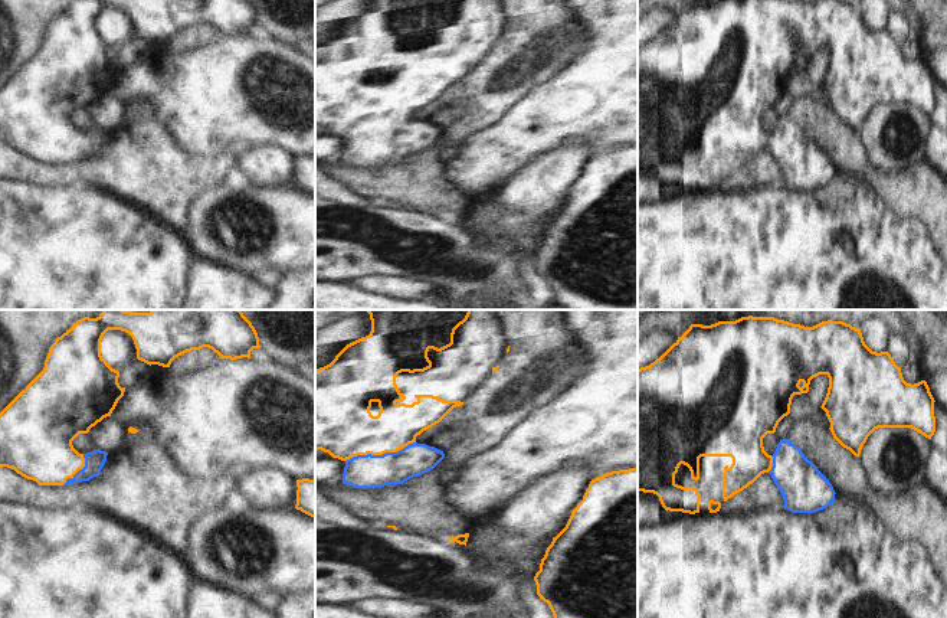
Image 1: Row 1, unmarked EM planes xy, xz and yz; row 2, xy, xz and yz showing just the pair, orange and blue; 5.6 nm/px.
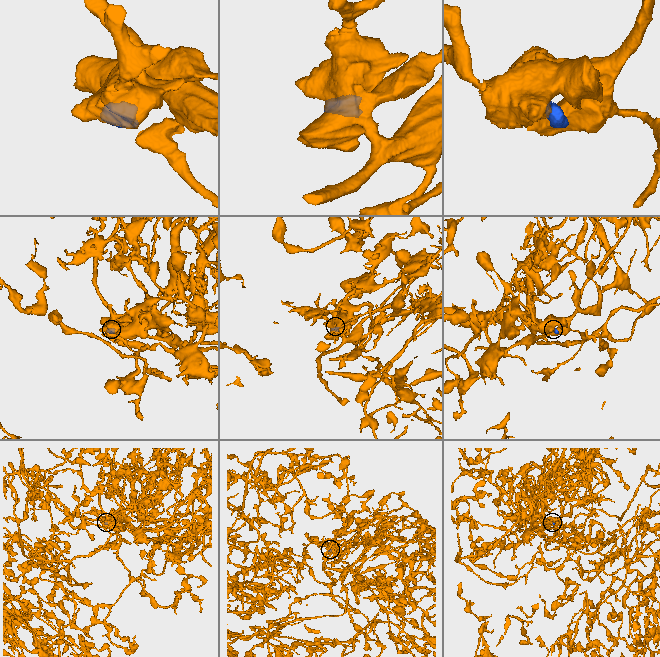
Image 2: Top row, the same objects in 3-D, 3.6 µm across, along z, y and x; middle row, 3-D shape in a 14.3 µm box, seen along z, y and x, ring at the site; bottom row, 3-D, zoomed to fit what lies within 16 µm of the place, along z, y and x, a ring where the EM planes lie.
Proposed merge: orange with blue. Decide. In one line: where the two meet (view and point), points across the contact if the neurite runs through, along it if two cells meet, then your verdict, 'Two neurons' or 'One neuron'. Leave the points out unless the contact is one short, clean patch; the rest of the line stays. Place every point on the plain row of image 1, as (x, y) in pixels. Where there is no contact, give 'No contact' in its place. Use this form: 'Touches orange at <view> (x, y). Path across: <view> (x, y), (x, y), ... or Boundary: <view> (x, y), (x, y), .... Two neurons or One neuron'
Touches orange at xz (380, 131). Path across: xz (344, 105), (380, 131), (363, 149). One neuron

